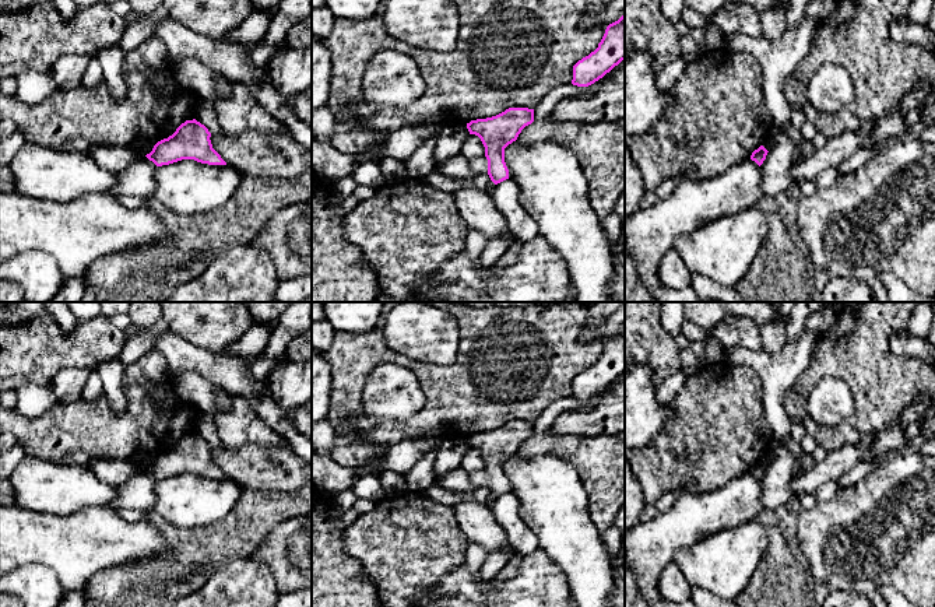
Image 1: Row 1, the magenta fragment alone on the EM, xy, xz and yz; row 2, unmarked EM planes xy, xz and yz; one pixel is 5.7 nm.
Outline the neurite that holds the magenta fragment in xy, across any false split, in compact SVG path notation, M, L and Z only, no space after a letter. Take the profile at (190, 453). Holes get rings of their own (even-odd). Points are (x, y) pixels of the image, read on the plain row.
M186 434L176 445L158 455L145 470L157 480L169 478L182 473L194 473L208 478L226 478L221 469L212 462L211 446L197 435Z

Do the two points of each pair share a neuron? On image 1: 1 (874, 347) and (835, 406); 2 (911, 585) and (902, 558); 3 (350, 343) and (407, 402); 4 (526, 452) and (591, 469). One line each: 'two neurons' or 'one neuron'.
1: two neurons
2: one neuron
3: two neurons
4: one neuron

